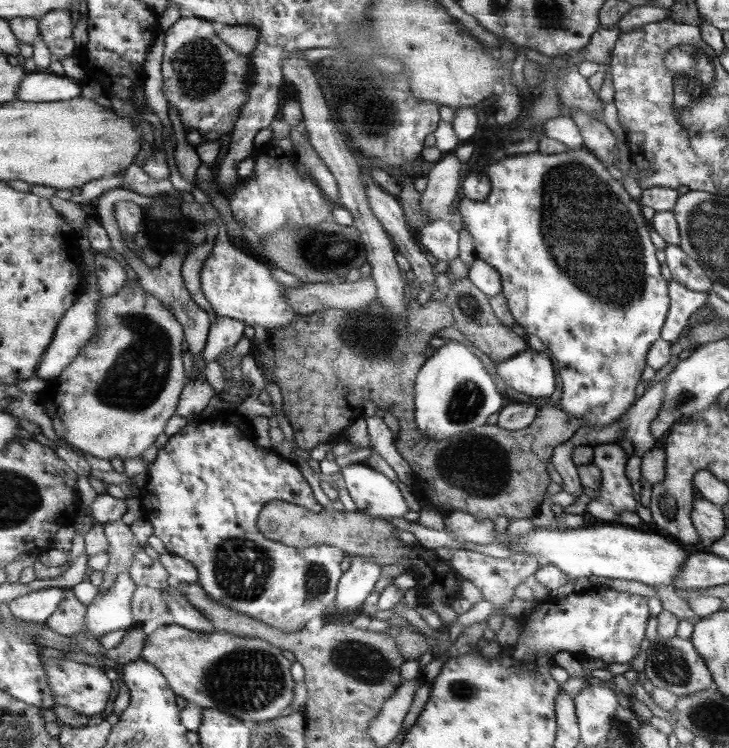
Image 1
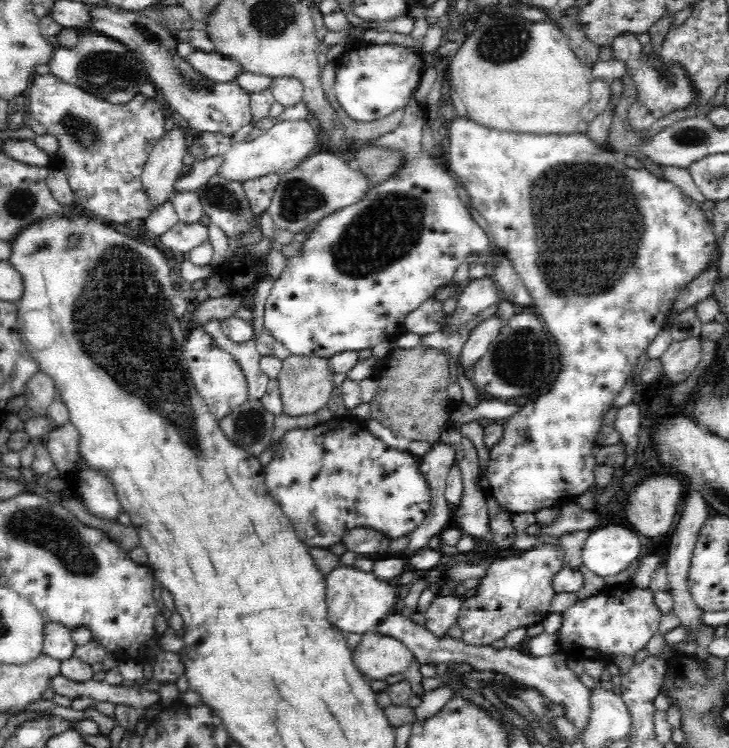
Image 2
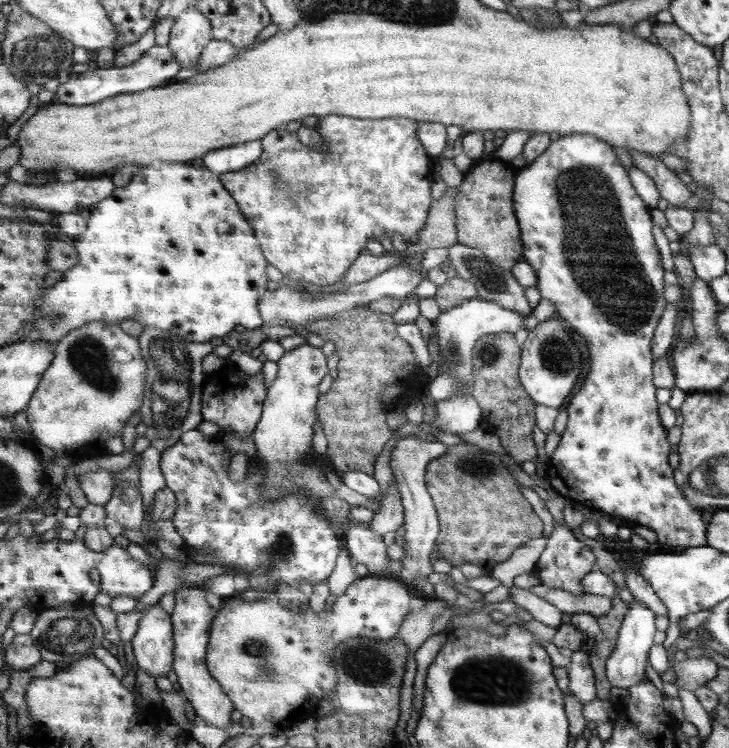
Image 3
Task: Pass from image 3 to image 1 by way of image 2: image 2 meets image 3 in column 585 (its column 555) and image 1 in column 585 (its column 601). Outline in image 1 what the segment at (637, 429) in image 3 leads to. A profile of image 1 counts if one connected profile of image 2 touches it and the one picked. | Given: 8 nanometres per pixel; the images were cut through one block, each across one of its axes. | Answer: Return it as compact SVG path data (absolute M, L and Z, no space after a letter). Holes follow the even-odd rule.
M584 147L551 155L534 151L505 158L499 156L498 161L484 166L484 174L487 175L490 184L487 198L481 201L462 198L456 200L454 204L461 222L465 224L467 232L473 239L474 257L483 260L499 273L501 295L505 297L514 322L523 328L526 335L537 336L547 352L555 358L559 366L557 370L559 380L561 380L560 410L577 420L583 420L583 426L604 426L615 422L636 400L635 386L641 381L641 372L645 368L645 354L648 354L653 340L660 338L661 326L669 306L667 282L659 274L661 266L655 260L655 248L647 234L645 219L641 218L640 204L629 196L623 184L609 176L602 162Z

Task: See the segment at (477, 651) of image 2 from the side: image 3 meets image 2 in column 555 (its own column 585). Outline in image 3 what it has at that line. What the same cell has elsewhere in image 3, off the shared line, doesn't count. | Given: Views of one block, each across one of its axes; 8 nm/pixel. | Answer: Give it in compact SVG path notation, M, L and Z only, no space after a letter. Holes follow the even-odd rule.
M580 651L567 653L571 658L567 673L566 690L571 691L581 706L595 699L595 684L593 683L593 672L590 666L590 656Z

